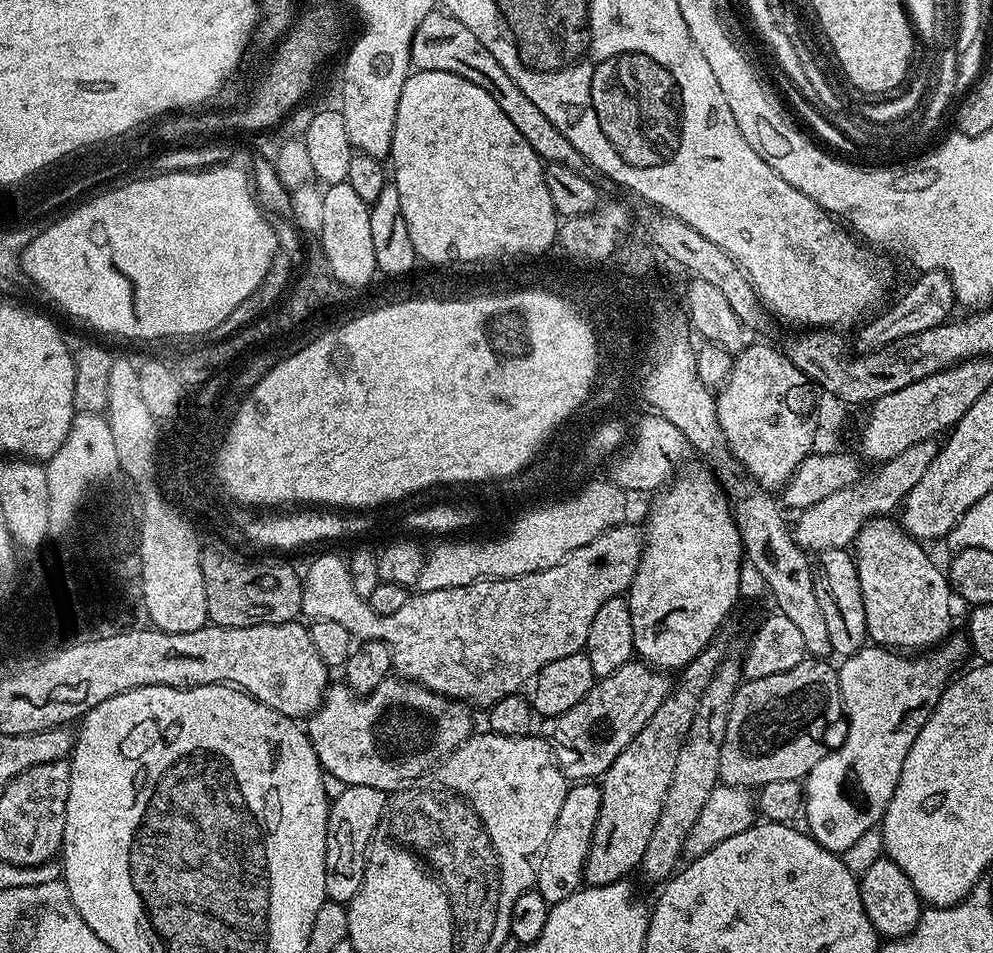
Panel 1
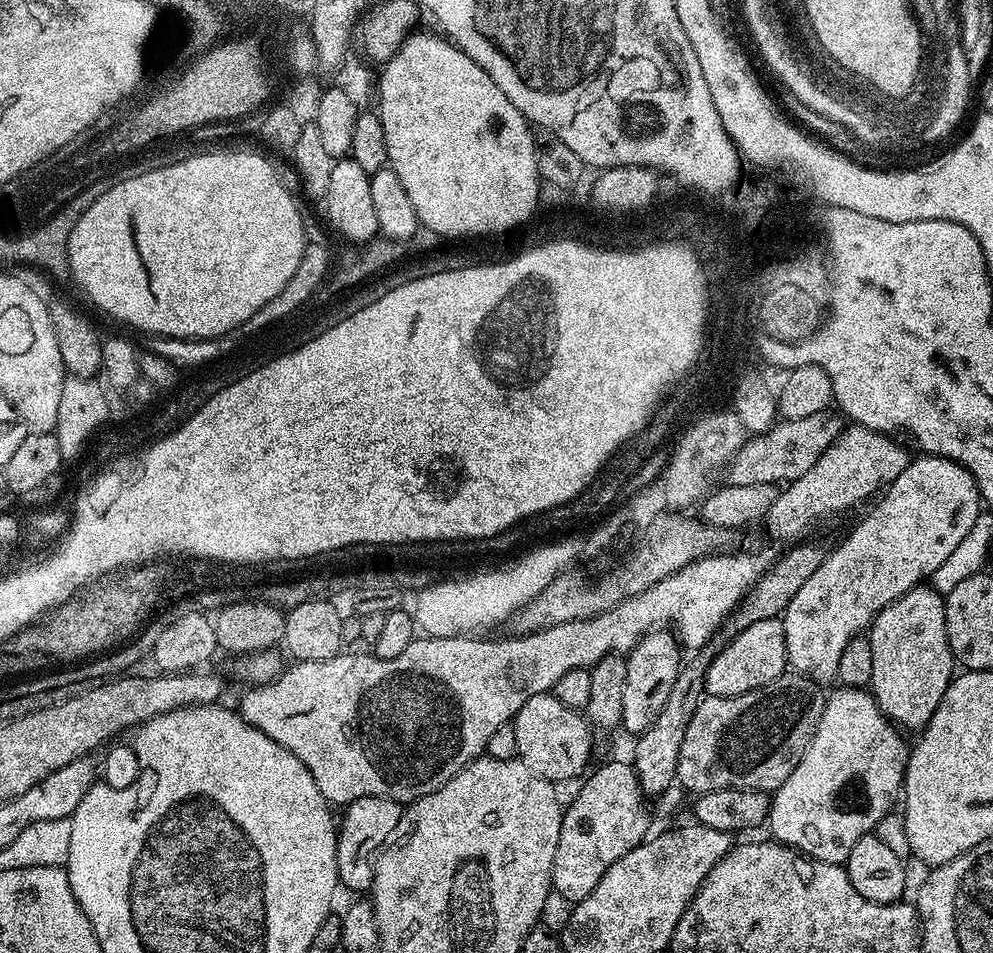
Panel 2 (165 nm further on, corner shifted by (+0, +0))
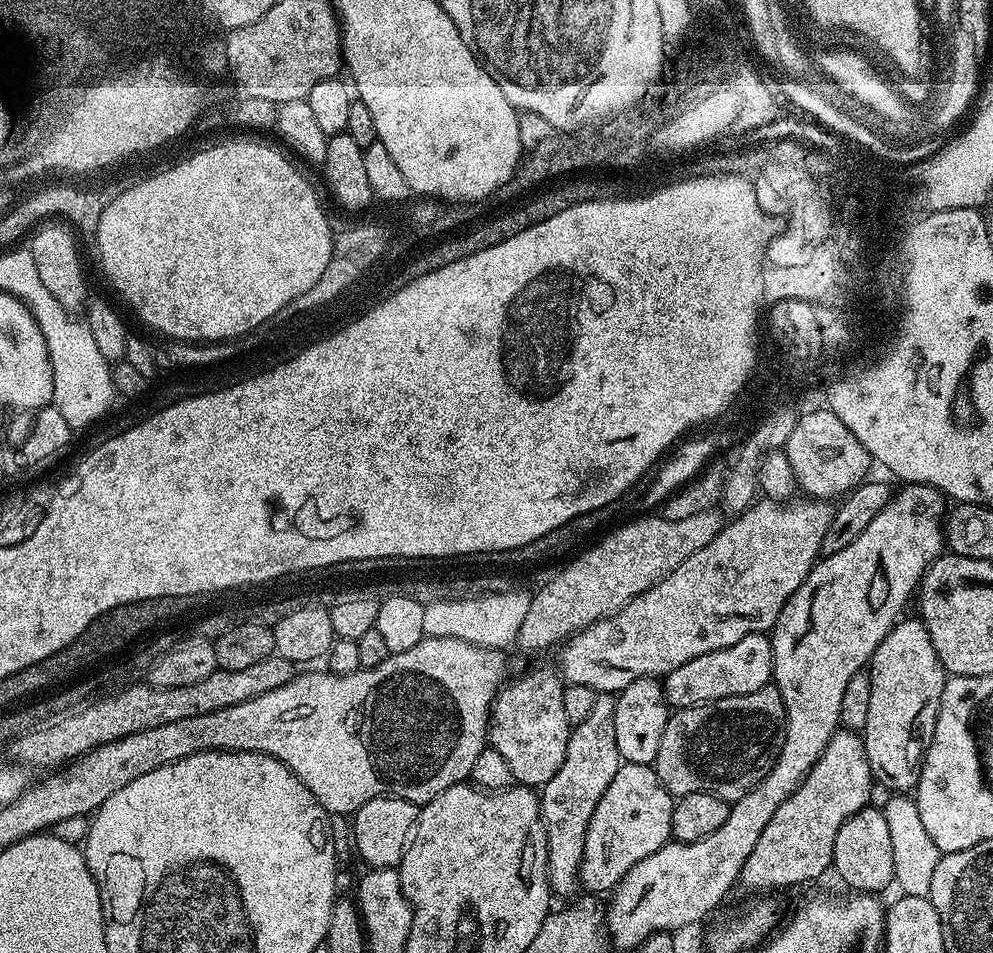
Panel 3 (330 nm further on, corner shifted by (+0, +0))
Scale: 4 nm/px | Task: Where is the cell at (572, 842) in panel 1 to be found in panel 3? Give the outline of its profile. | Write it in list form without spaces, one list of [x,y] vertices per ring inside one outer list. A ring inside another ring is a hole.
[[[621,763],[618,774],[614,774],[610,786],[606,786],[606,794],[598,798],[598,806],[594,806],[594,818],[590,818],[590,826],[586,830],[586,842],[582,846],[582,862],[578,877],[583,891],[588,894],[611,893],[625,874],[638,862],[642,862],[642,858],[650,858],[654,850],[669,843],[673,839],[673,803],[673,796],[666,790],[666,786],[662,786],[653,765]]]

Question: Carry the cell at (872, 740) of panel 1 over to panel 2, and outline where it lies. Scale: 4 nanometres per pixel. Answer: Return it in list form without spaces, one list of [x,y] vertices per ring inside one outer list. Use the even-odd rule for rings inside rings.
[[[836,686],[831,693],[827,693],[824,709],[822,710],[822,718],[816,727],[816,733],[812,735],[812,740],[808,744],[808,749],[802,754],[802,758],[798,762],[798,766],[794,766],[794,770],[790,770],[790,778],[786,778],[786,782],[782,782],[782,786],[771,793],[770,803],[768,805],[768,819],[766,828],[769,828],[771,839],[787,844],[789,848],[795,848],[798,852],[812,857],[813,860],[821,860],[822,862],[830,862],[831,864],[843,865],[847,861],[850,850],[854,850],[854,842],[858,842],[858,838],[875,833],[878,822],[887,814],[893,811],[895,802],[901,795],[904,787],[904,767],[908,764],[908,753],[910,751],[909,741],[904,741],[901,729],[893,724],[891,720],[885,716],[878,705],[876,705],[876,697],[871,691],[863,688],[845,688]]]

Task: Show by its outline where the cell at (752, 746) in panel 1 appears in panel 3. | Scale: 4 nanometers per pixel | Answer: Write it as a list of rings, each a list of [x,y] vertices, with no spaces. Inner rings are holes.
[[[775,683],[754,694],[694,704],[669,715],[654,767],[673,798],[705,792],[735,802],[772,769],[787,729],[786,706]]]

